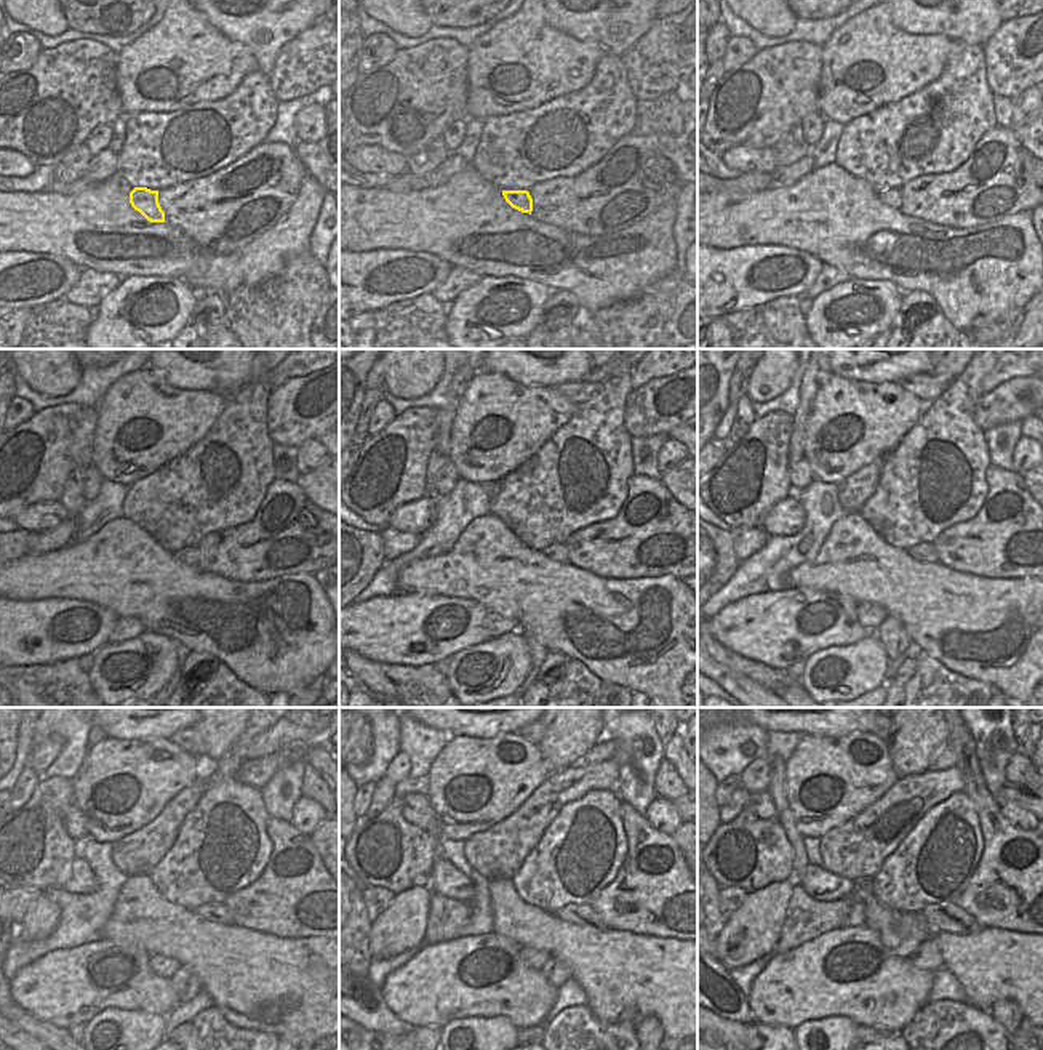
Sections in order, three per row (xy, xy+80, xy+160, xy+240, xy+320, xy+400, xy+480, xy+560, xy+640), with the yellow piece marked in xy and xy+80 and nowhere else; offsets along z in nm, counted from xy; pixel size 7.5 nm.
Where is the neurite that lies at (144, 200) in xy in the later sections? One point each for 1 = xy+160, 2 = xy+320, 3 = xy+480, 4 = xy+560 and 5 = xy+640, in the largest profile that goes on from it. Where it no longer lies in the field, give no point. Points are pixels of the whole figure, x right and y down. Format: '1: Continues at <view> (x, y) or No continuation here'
1: Continues at xy+160 (891, 197)
2: Continues at xy+320 (559, 553)
3: Continues at xy+480 (218, 913)
4: Continues at xy+560 (583, 914)
5: Continues at xy+640 (946, 917)

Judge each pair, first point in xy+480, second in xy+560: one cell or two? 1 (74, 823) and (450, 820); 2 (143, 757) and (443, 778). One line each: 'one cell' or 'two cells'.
1: two cells
2: one cell

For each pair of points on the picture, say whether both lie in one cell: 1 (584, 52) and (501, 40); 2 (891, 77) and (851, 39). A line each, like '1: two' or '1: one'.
1: one
2: one

